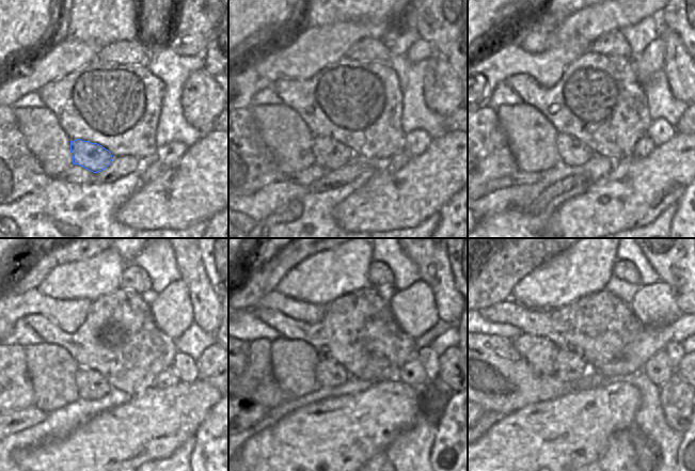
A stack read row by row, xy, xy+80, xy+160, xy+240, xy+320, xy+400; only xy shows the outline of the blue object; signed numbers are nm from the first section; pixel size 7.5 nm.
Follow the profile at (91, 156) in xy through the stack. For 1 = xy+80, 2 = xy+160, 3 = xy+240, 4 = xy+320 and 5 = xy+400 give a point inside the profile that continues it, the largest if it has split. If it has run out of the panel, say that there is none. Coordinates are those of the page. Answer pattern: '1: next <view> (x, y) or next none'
1: next xy+80 (330, 154)
2: next xy+160 (572, 152)
3: next xy+240 (91, 385)
4: next xy+320 (329, 373)
5: next xy+400 (571, 367)

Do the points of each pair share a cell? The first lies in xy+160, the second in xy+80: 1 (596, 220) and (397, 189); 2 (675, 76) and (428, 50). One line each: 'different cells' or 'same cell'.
1: same cell
2: different cells

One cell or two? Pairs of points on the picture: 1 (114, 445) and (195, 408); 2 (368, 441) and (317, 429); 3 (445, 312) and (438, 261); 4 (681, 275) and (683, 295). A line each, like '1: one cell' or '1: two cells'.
1: one cell
2: one cell
3: one cell
4: one cell

